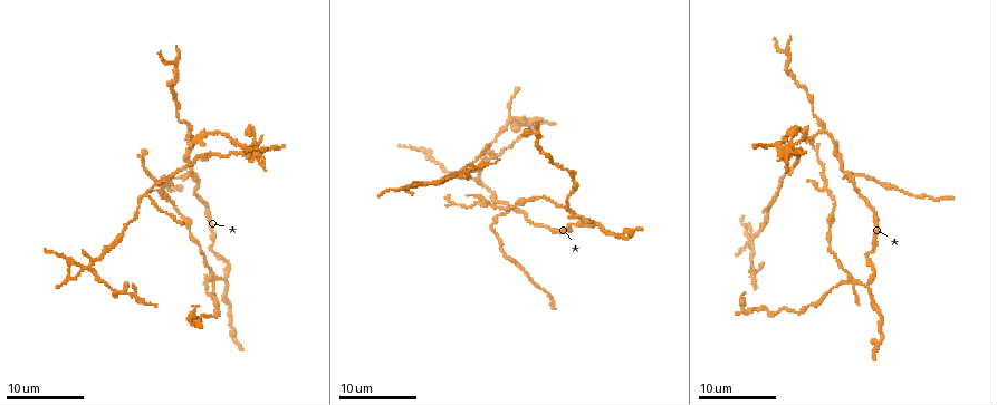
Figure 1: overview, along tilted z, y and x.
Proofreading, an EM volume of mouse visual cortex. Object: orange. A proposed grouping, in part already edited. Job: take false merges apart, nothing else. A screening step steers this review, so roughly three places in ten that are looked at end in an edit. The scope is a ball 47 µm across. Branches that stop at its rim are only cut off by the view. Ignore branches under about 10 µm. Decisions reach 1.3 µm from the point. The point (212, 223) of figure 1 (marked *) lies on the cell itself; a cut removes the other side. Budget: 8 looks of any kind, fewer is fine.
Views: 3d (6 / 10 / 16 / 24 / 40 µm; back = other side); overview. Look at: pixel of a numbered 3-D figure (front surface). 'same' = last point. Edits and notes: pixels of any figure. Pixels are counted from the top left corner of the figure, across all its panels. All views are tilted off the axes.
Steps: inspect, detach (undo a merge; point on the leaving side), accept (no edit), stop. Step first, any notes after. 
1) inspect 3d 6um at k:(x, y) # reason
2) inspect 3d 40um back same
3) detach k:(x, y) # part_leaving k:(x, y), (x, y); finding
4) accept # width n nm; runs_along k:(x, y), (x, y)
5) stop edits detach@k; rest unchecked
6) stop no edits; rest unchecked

inspect 3d 16um at 1:(848, 279) # four or more arms meet

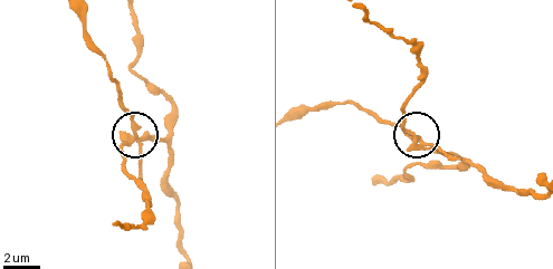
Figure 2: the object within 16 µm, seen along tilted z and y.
inspect 3d 16um back at 2:(134, 134)

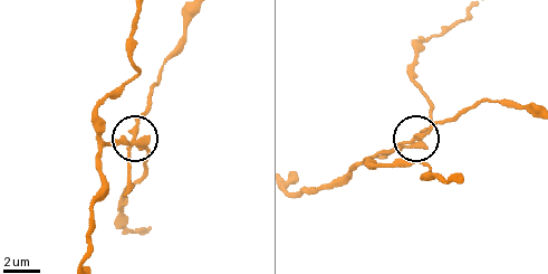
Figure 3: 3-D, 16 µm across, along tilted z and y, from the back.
detach 3:(130, 166) # part_leaving 3:(135, 141), (136, 122), (163, 60), (182, 37), (184, 16); a second cell is stuck on

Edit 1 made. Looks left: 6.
inspect 3d 10um at 1:(481, 182)

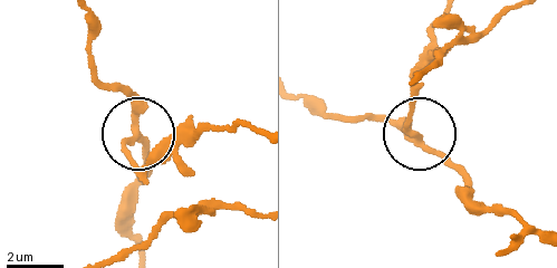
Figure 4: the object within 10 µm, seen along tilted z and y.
accept # arms 3; runs_along 4:(144, 254), (131, 192), (145, 152), (137, 114), (115, 84); all the same cell

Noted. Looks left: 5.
inspect 3d 6um at 1:(846, 173) # four or more arms meet

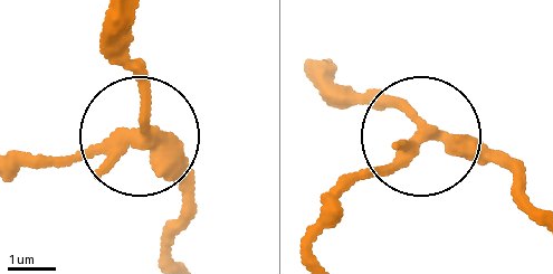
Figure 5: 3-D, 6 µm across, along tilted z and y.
accept # width 260 nm; runs_along 5:(542, 207), (505, 169), (421, 136), (347, 188); one cell here

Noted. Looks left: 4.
inspect 3d 10um at 1:(431, 158) # sudden change in width

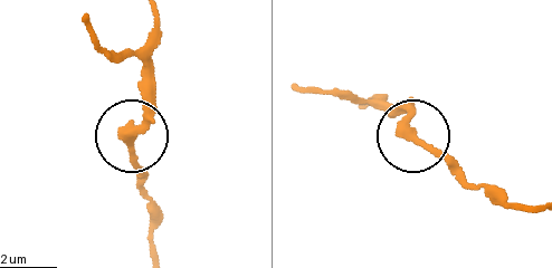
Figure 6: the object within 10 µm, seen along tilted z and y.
accept # width 320 nm; runs_along 6:(155, 258), (150, 195), (131, 139), (154, 106), (154, 87); one cell here

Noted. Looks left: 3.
stop edits detach@3; rest unchecked

